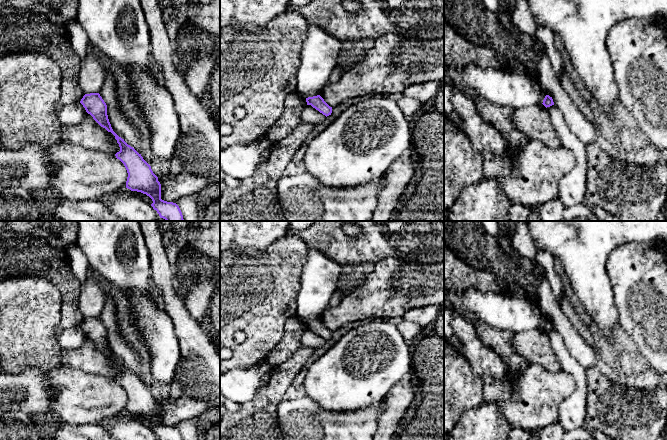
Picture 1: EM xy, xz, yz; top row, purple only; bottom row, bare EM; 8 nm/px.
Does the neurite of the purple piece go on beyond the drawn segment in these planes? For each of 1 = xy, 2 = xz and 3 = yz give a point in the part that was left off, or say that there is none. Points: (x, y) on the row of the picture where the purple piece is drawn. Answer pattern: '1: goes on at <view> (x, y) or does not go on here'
1: does not go on here
2: does not go on here
3: does not go on here

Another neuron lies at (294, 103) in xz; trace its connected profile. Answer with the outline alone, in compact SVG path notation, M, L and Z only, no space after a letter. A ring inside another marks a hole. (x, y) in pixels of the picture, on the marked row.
M298 92L290 93L284 100L284 111L265 134L265 139L274 144L288 136L299 124L301 124L302 110L307 105L306 98Z

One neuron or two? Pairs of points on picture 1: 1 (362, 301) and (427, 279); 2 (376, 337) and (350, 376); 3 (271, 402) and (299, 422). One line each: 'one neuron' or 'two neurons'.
1: one neuron
2: one neuron
3: two neurons

